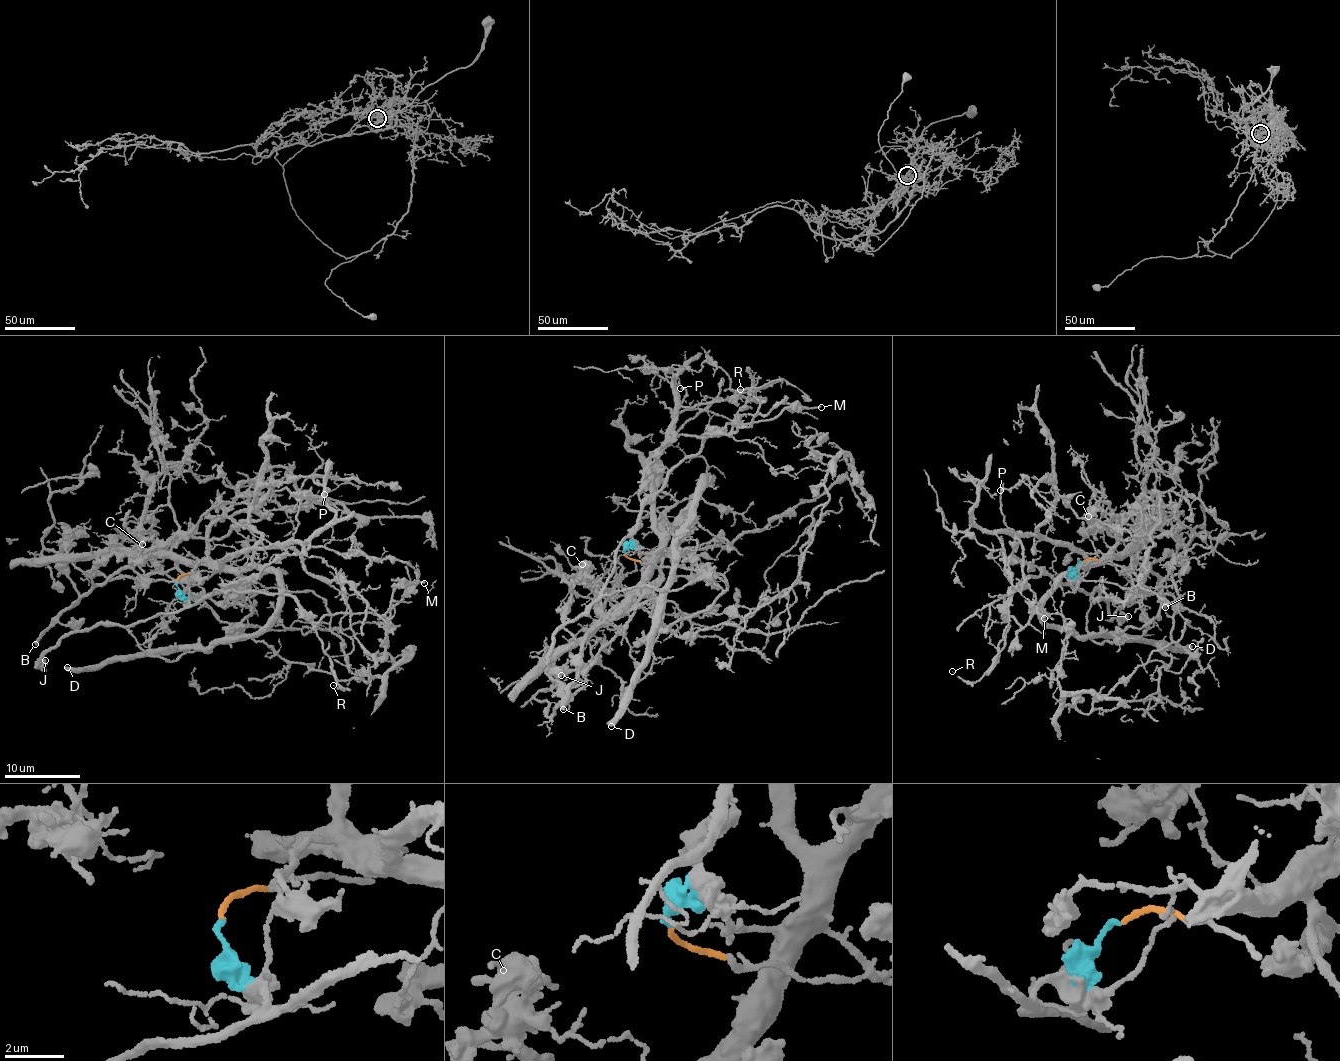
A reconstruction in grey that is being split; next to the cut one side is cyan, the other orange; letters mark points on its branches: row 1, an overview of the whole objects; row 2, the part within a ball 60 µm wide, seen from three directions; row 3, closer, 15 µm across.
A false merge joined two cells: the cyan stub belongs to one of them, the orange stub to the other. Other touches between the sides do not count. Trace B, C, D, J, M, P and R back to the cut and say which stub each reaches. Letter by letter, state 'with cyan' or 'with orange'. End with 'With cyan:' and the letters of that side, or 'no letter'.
B: with orange
C: with orange
D: with orange
J: with cyan
M: with cyan
P: with orange
R: with cyan
With cyan: J, M, R

